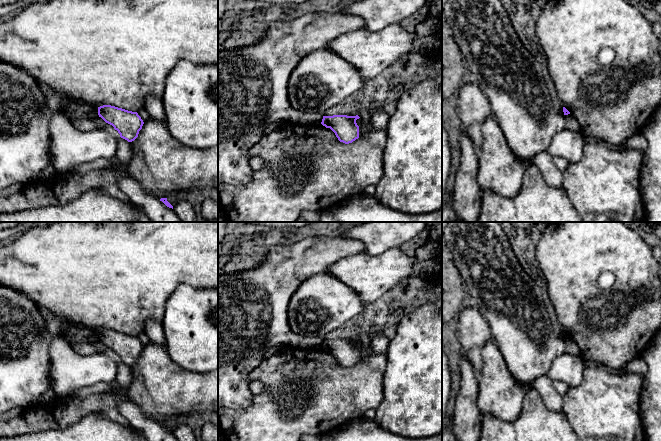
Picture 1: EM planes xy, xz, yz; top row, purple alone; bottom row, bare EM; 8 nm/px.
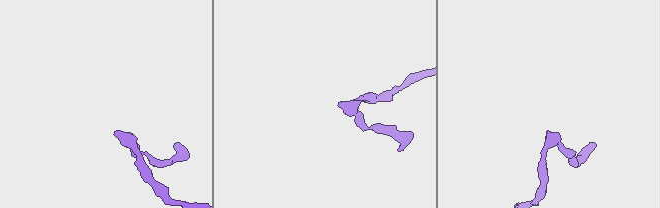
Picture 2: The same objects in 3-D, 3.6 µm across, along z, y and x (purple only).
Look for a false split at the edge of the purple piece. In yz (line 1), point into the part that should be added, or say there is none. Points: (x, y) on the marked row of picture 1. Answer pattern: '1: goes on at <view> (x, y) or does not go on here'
1: does not go on here

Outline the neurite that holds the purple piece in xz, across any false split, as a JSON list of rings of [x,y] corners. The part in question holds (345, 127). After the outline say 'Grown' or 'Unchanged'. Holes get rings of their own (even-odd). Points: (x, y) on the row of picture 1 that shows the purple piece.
[[[358,115],[323,116],[321,124],[330,128],[340,142],[349,144],[359,138],[359,126],[356,123],[359,118]]]. Unchanged

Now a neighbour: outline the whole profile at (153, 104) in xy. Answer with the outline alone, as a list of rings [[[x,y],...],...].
[[[150,95],[145,98],[144,108],[148,112],[150,119],[165,121],[165,109],[162,97]]]

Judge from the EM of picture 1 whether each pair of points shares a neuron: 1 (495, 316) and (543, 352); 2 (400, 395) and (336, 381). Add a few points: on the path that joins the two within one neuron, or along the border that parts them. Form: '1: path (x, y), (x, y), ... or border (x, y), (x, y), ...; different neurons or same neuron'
1: path (507, 316), (531, 340); same neuron
2: border (386, 368), (383, 374), (383, 398), (375, 408); different neurons

